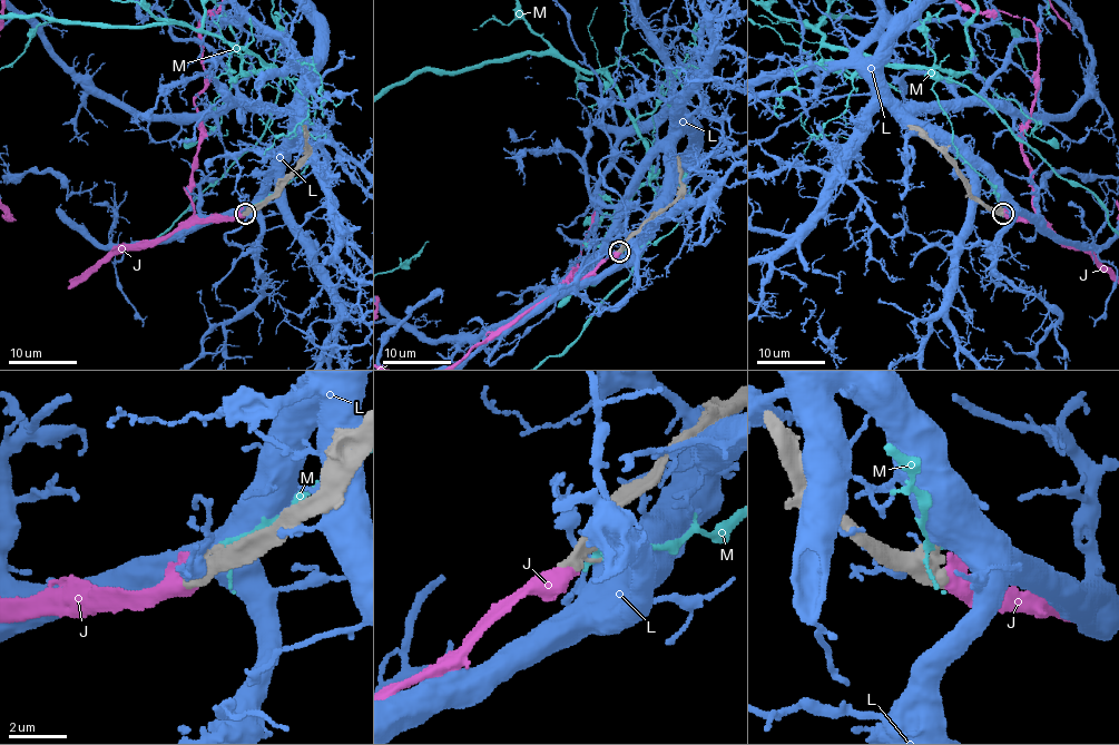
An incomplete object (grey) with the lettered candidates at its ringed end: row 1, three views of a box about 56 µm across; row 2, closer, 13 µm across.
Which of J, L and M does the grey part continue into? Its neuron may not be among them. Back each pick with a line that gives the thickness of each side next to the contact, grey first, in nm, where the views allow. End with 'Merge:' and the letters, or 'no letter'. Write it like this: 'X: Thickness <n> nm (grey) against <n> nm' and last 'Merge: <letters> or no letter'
J: Thickness 380 nm (grey) against 550 nm
Merge: J

